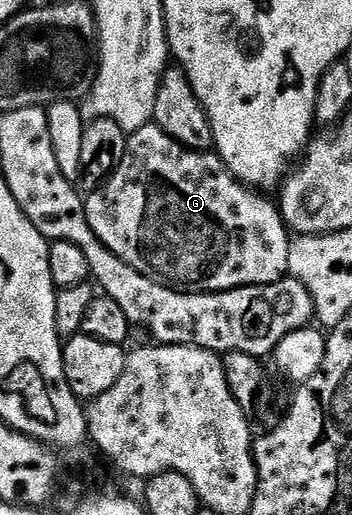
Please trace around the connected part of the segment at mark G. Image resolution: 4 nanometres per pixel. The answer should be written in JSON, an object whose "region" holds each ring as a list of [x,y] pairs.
{"region":[[[152,123],[144,125],[139,131],[128,134],[123,159],[119,167],[111,175],[111,179],[103,187],[96,189],[94,193],[84,198],[85,218],[91,223],[91,231],[99,235],[99,239],[112,251],[123,263],[135,267],[147,279],[151,279],[160,285],[166,285],[168,289],[180,289],[182,293],[225,293],[229,289],[242,289],[248,285],[270,285],[280,281],[289,271],[289,242],[290,230],[287,228],[281,210],[273,205],[260,192],[254,191],[250,186],[241,184],[230,173],[229,168],[221,162],[216,152],[200,153],[194,149],[183,147],[171,139],[160,127]]]}

